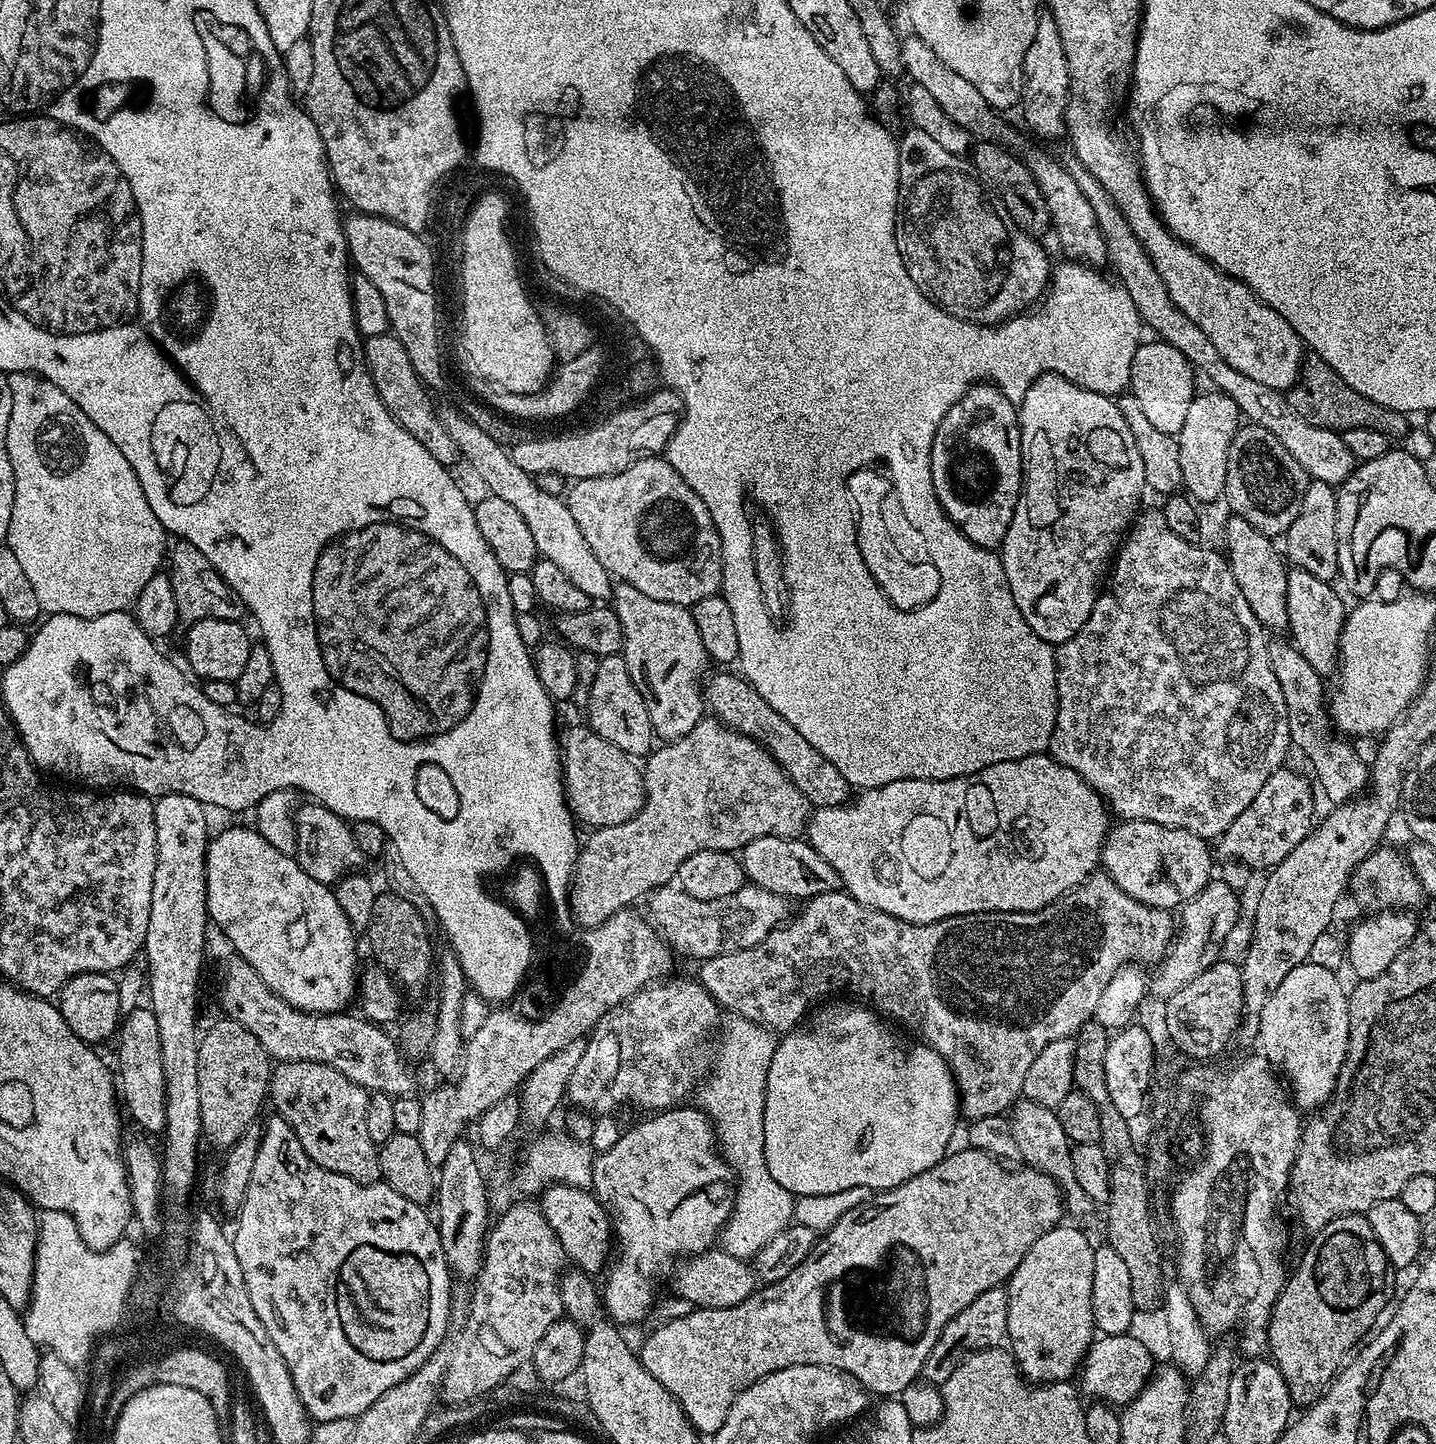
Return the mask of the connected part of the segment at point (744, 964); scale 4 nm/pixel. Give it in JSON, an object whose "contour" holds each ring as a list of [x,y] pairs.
{"contour":[[[1100,870],[1093,872],[1077,888],[1071,888],[1066,895],[1059,896],[1057,900],[1042,906],[1037,912],[975,912],[961,916],[947,916],[929,924],[911,924],[894,918],[890,914],[882,914],[878,910],[862,906],[843,890],[818,894],[801,908],[804,909],[797,916],[795,913],[787,923],[775,928],[765,940],[758,942],[758,946],[750,946],[746,950],[737,952],[727,952],[721,956],[711,956],[703,961],[699,965],[699,984],[712,995],[721,1009],[729,1008],[732,1016],[745,1016],[750,1022],[761,1024],[763,1028],[768,1028],[774,1034],[792,1031],[807,1017],[817,1001],[831,997],[828,996],[831,992],[836,992],[849,984],[860,995],[857,997],[861,1001],[867,1002],[885,1017],[899,1022],[905,1029],[913,1028],[917,1032],[915,1035],[923,1043],[929,1044],[931,1048],[938,1050],[938,1054],[942,1054],[942,1058],[952,1068],[952,1076],[956,1079],[956,1090],[960,1094],[960,1111],[965,1117],[968,1116],[969,1121],[1007,1113],[1012,1105],[1021,1099],[1026,1074],[1030,1071],[1034,1058],[1038,1058],[1038,1054],[1042,1054],[1042,1050],[1046,1050],[1050,1042],[1075,1037],[1080,1027],[1095,1017],[1098,997],[1102,995],[1102,990],[1106,990],[1106,982],[1110,982],[1110,978],[1118,969],[1133,962],[1140,966],[1159,964],[1168,955],[1168,946],[1174,935],[1174,916],[1169,909],[1146,906],[1130,898],[1126,890],[1119,888],[1107,874]]]}

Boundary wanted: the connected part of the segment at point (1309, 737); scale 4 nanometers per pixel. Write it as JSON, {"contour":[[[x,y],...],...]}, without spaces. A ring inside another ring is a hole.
{"contour":[[[1269,639],[1268,657],[1270,670],[1274,670],[1274,678],[1278,678],[1278,686],[1282,686],[1282,698],[1286,702],[1292,744],[1300,747],[1304,751],[1305,758],[1312,763],[1312,768],[1316,771],[1314,780],[1319,791],[1320,788],[1324,791],[1325,798],[1332,806],[1355,800],[1369,787],[1370,768],[1366,760],[1356,753],[1356,748],[1352,745],[1355,743],[1334,731],[1332,717],[1326,703],[1326,688],[1324,692],[1325,677],[1316,672],[1314,666],[1310,666],[1310,662],[1302,658],[1302,654],[1298,654],[1291,639]]]}

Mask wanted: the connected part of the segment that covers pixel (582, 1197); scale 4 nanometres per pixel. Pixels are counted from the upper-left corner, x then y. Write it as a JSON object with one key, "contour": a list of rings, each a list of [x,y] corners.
{"contour":[[[550,1184],[543,1189],[538,1203],[550,1230],[558,1234],[558,1242],[562,1242],[565,1257],[581,1272],[603,1273],[610,1260],[608,1251],[611,1253],[614,1248],[614,1224],[595,1195],[569,1184]]]}

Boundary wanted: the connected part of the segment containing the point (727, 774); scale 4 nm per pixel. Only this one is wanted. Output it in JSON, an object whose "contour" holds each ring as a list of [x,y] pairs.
{"contour":[[[705,718],[697,722],[694,730],[690,730],[690,734],[665,743],[660,747],[657,747],[642,764],[644,774],[644,804],[638,810],[638,814],[634,814],[634,818],[630,818],[626,822],[618,822],[618,826],[606,826],[605,828],[595,829],[591,833],[592,837],[588,841],[586,839],[583,841],[580,854],[576,857],[576,871],[570,885],[571,891],[568,894],[568,902],[573,921],[577,925],[581,924],[584,930],[594,930],[602,922],[606,922],[606,918],[610,918],[618,910],[632,908],[639,896],[640,899],[647,897],[648,893],[655,890],[655,888],[671,885],[676,880],[676,871],[680,869],[682,862],[686,862],[686,858],[690,858],[690,854],[698,854],[698,850],[718,850],[719,852],[736,854],[750,842],[754,842],[754,838],[762,838],[763,836],[800,838],[805,835],[810,819],[808,799],[802,794],[802,790],[798,790],[798,786],[794,786],[794,782],[790,782],[790,778],[784,773],[780,763],[758,741],[752,740],[749,736],[744,736],[741,732],[736,732],[732,728],[725,728],[715,718]]]}

